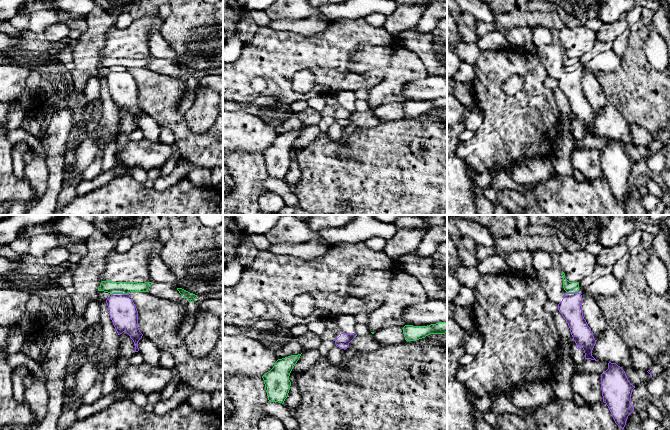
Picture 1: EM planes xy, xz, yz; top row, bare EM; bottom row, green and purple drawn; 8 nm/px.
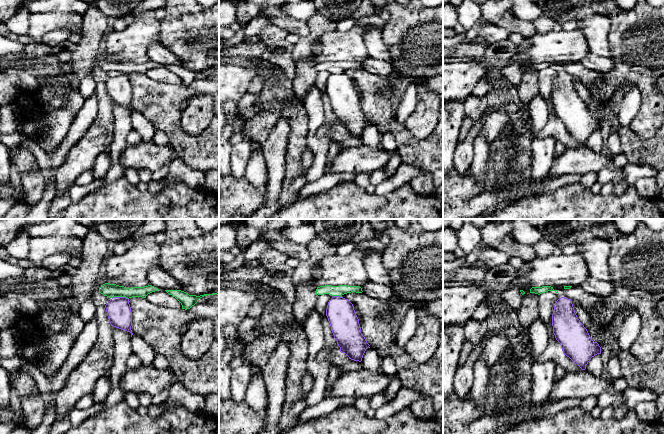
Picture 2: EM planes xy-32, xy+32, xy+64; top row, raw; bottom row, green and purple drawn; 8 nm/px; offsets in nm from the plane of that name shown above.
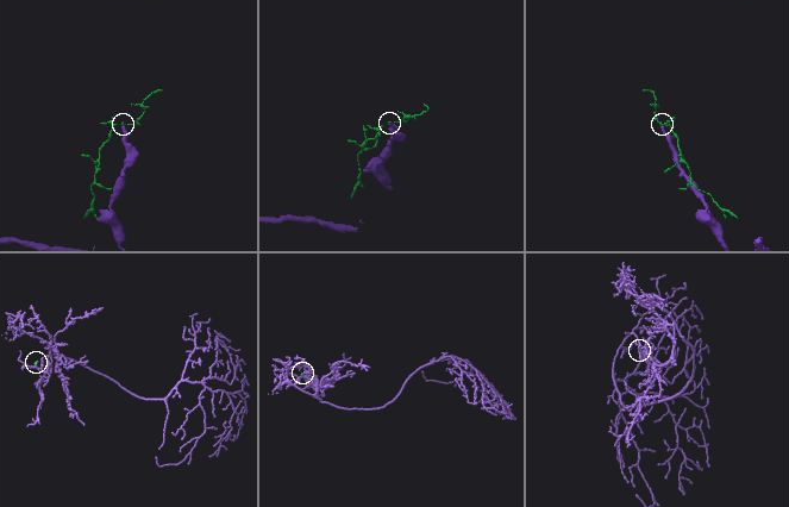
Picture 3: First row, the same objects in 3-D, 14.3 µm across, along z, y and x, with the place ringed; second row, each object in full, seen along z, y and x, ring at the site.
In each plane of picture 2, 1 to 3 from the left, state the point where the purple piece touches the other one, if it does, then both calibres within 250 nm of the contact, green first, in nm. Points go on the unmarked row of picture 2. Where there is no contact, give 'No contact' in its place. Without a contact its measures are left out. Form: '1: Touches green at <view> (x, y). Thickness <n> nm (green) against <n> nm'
1: Touches green at xy-32 (120, 72). Thickness 110 nm (green) against 200 nm
2: Touches green at xy+32 (337, 71). Thickness 80 nm (green) against 220 nm
3: No contact

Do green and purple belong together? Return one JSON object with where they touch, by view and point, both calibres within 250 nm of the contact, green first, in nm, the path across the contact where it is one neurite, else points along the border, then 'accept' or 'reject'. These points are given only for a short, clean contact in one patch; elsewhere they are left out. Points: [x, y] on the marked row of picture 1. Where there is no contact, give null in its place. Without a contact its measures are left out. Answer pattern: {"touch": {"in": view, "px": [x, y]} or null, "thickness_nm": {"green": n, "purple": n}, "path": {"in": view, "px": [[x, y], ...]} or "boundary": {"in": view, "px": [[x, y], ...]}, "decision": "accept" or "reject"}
{"touch": {"in": "xy", "px": [119, 292]}, "thickness_nm": {"green": 100, "purple": 220}, "boundary": {"in": "xy", "px": [[127, 293], [112, 294]]}, "decision": "reject"}

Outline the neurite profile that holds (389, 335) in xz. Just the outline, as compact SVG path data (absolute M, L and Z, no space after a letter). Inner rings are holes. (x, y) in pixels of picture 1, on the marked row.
M398 322L396 325L383 327L374 333L375 340L380 344L380 347L402 343L406 341L403 327L404 325L401 322Z

